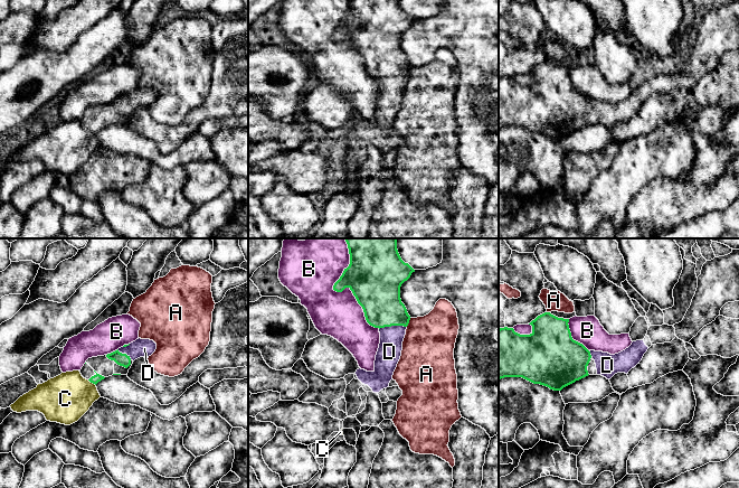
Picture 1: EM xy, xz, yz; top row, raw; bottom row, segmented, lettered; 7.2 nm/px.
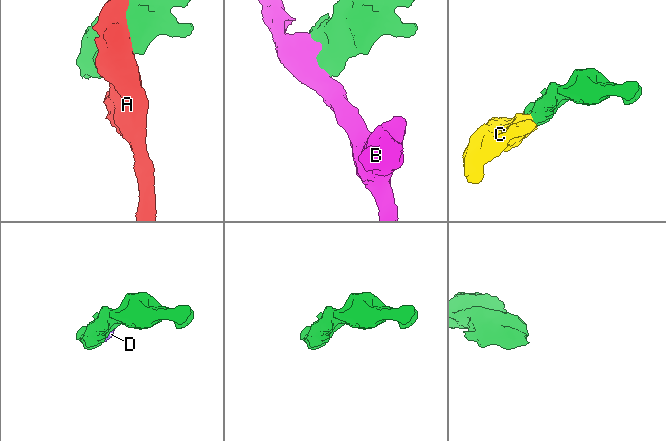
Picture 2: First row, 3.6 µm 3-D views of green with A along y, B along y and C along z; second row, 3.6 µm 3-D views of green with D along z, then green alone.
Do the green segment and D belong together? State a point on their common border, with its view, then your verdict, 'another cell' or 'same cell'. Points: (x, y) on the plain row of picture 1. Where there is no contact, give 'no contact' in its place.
xz (392, 74) | same cell

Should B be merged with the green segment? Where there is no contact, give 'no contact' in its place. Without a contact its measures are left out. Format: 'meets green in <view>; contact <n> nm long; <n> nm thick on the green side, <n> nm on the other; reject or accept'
meets green in xz; contact 600 nm long; 380 nm thick on the green side, 340 nm on the other; reject

